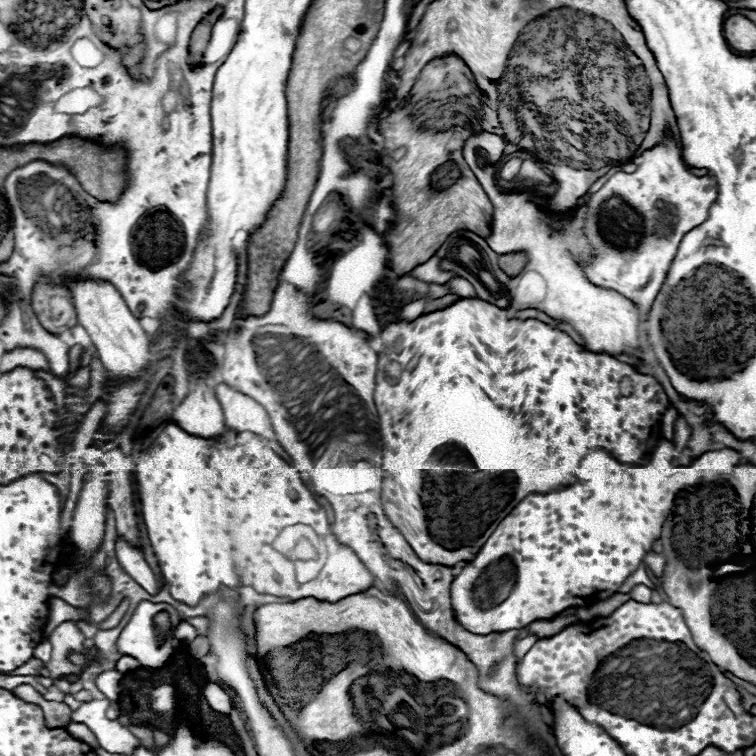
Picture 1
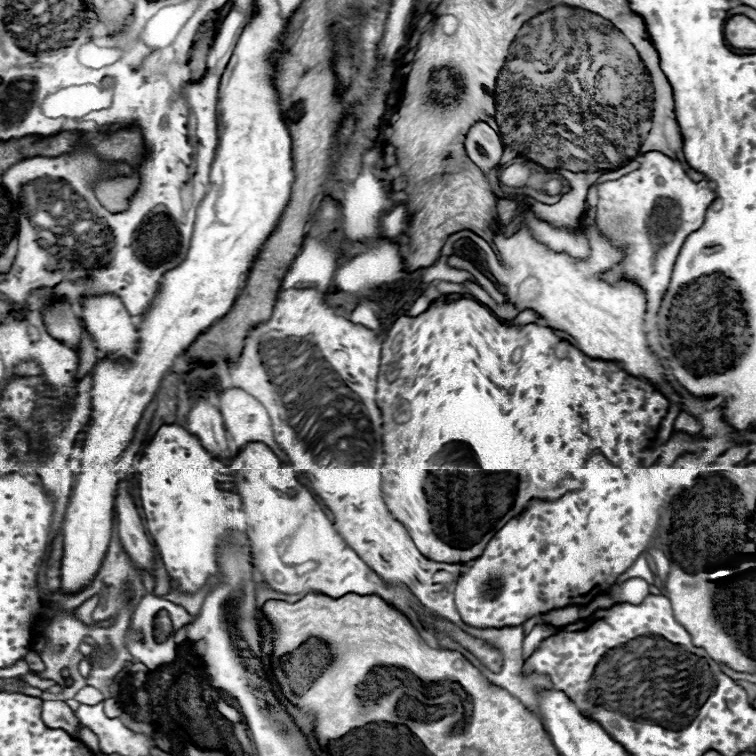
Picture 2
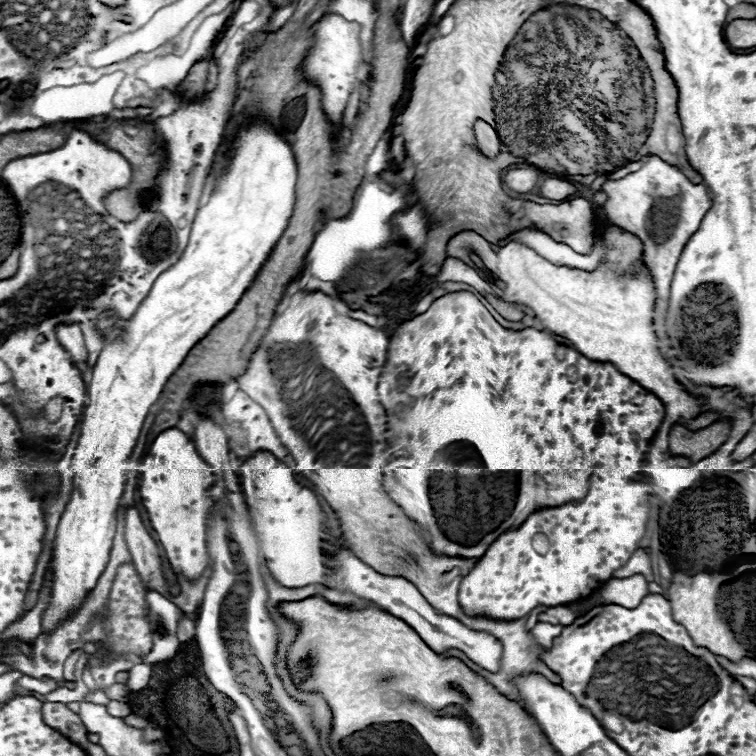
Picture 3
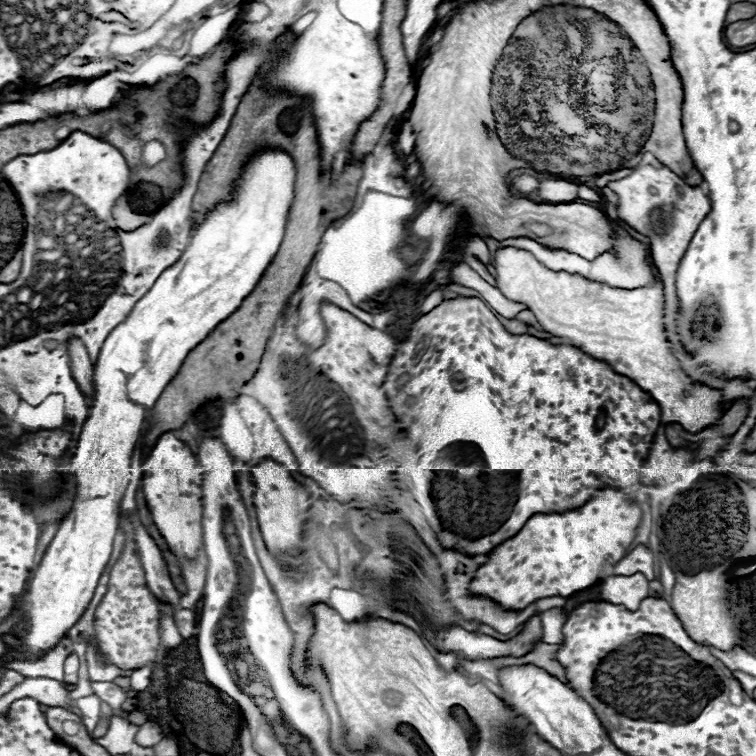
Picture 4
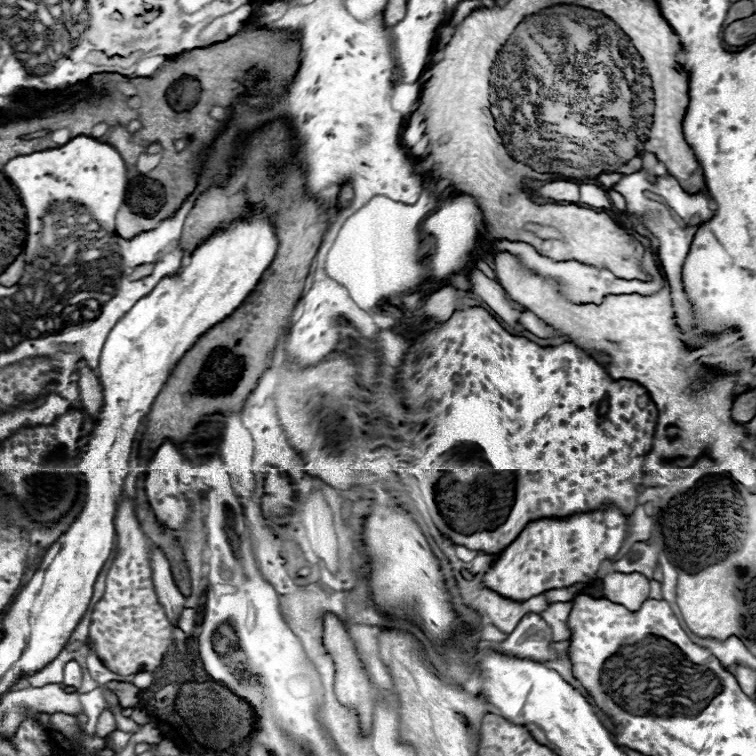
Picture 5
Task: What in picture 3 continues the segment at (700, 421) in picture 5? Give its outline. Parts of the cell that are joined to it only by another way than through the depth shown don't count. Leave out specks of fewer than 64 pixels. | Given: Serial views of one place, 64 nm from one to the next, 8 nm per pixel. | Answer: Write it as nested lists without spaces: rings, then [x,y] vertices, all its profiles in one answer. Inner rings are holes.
[[[604,226],[600,228],[598,244],[606,246],[606,264],[598,266],[594,272],[556,266],[522,242],[508,242],[500,246],[498,280],[504,284],[502,298],[506,302],[528,306],[548,332],[568,338],[572,346],[586,358],[612,362],[622,374],[654,392],[664,402],[666,416],[660,424],[660,430],[656,432],[650,452],[658,460],[668,460],[666,438],[672,424],[678,422],[678,418],[696,418],[700,414],[702,400],[686,394],[684,386],[676,382],[670,364],[658,352],[658,338],[654,336],[652,328],[652,282],[644,276],[622,276],[622,272],[632,272],[632,266],[626,264],[626,256],[636,256],[640,252],[638,240]]]

